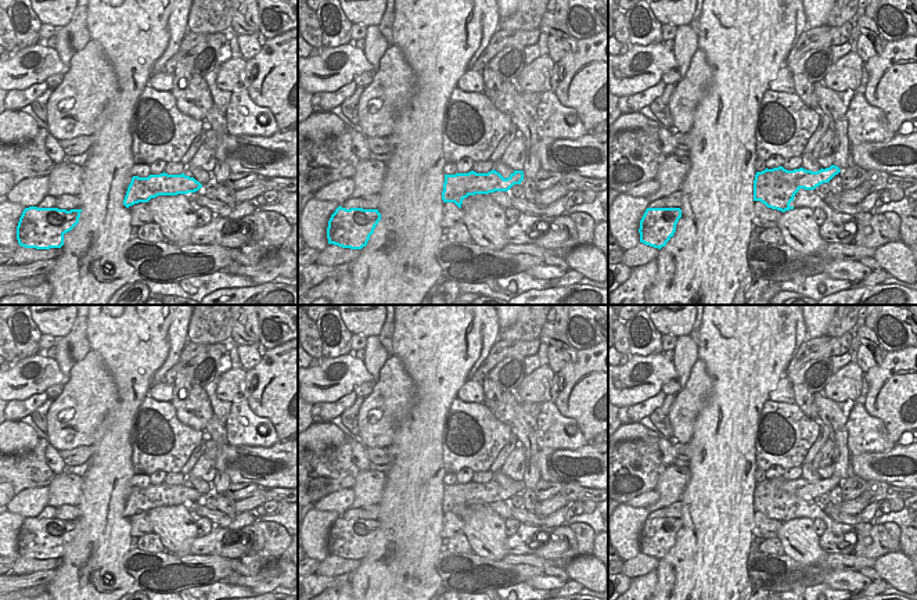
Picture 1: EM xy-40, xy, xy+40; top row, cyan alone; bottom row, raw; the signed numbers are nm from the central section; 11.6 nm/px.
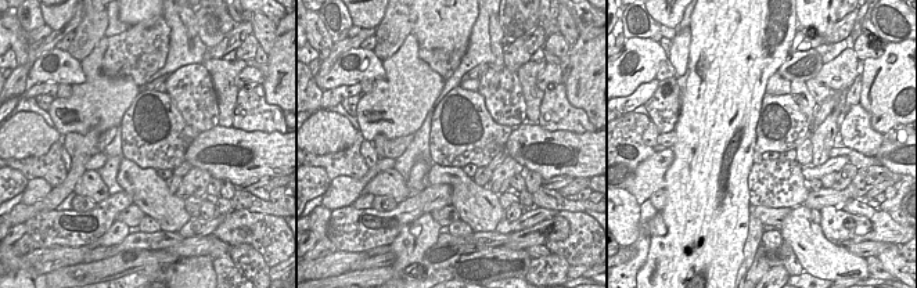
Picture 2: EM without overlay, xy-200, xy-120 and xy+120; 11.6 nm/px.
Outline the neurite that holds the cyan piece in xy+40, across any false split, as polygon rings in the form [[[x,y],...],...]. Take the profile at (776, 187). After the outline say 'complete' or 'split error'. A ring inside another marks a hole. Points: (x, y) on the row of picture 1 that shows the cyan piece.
[[[835,165],[817,172],[803,168],[787,170],[783,166],[756,172],[754,180],[754,201],[760,201],[767,208],[781,212],[794,209],[790,204],[801,190],[814,190],[828,183],[841,169]]] | complete

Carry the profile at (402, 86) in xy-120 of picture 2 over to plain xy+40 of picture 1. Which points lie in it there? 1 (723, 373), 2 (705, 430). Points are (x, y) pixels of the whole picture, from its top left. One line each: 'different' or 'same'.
1: different
2: different

